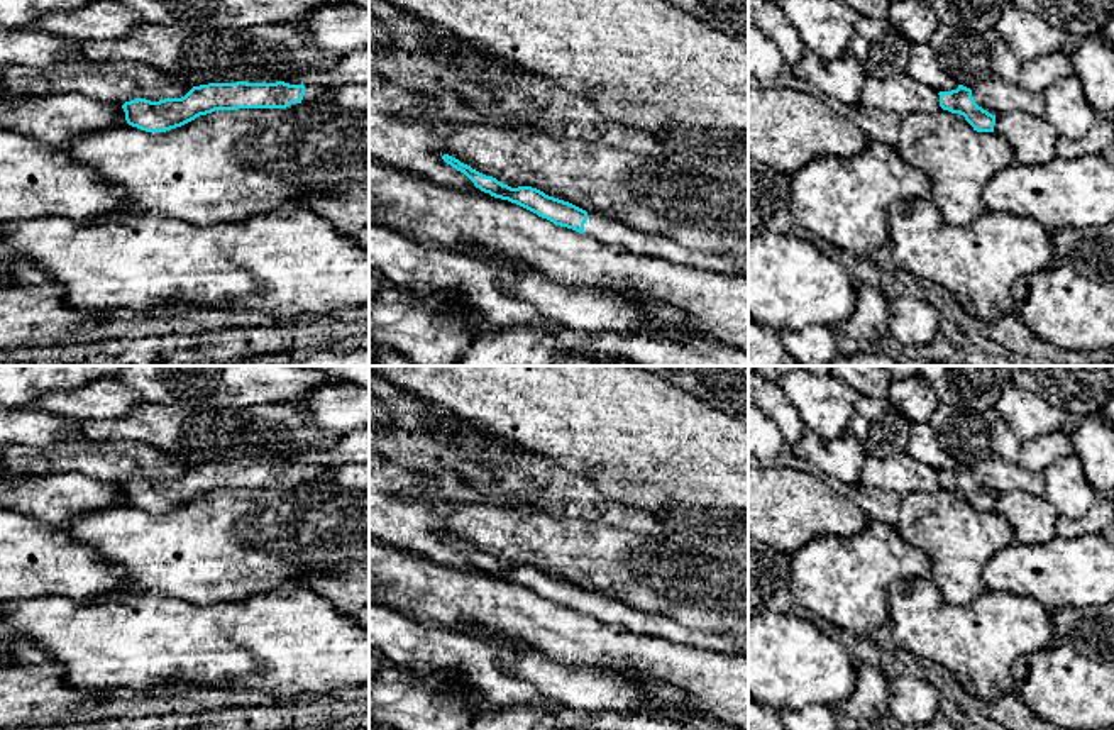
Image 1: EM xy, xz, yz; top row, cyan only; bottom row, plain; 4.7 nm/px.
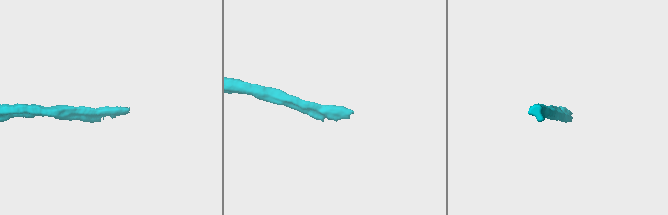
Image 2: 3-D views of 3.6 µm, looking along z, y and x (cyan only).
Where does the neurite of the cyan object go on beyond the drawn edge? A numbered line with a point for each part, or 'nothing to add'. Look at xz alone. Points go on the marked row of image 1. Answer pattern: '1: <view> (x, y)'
1: xz (600, 227)

